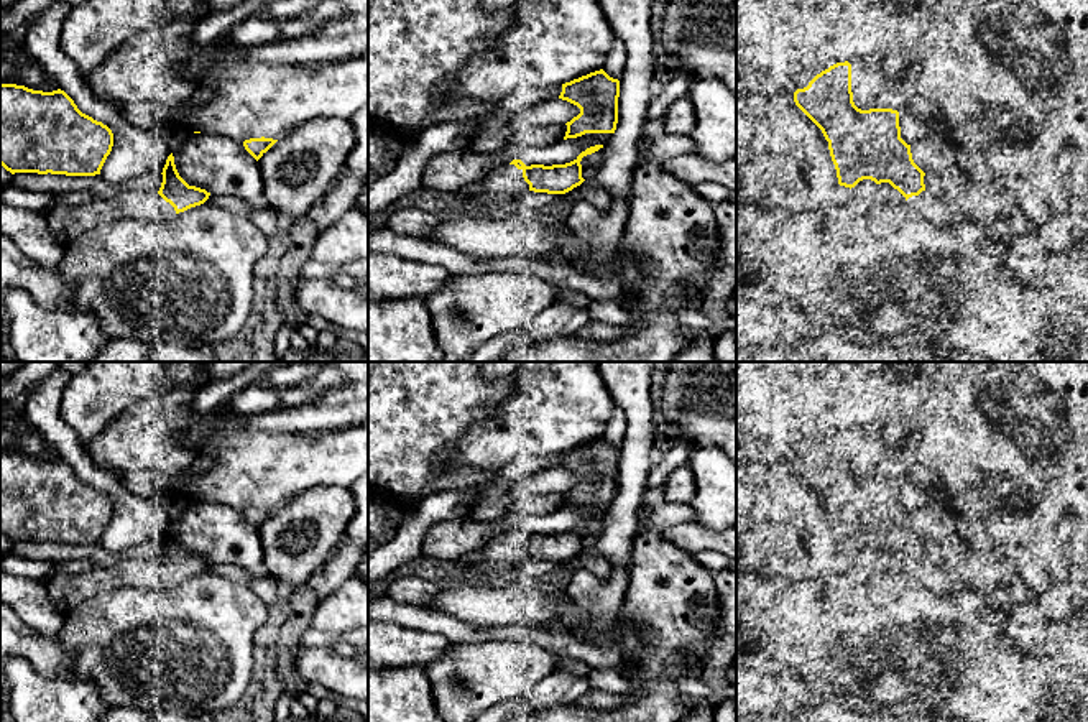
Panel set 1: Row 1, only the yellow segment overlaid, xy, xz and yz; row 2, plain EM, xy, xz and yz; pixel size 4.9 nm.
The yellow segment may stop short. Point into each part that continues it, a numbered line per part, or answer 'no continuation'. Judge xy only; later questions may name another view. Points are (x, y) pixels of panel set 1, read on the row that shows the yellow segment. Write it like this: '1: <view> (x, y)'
1: xy (66, 224)

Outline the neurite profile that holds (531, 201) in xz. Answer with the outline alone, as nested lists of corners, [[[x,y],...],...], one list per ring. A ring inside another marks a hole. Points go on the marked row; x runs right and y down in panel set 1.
[[[526,191],[519,197],[519,207],[523,211],[536,212],[549,204],[559,204],[560,201],[562,194]]]

